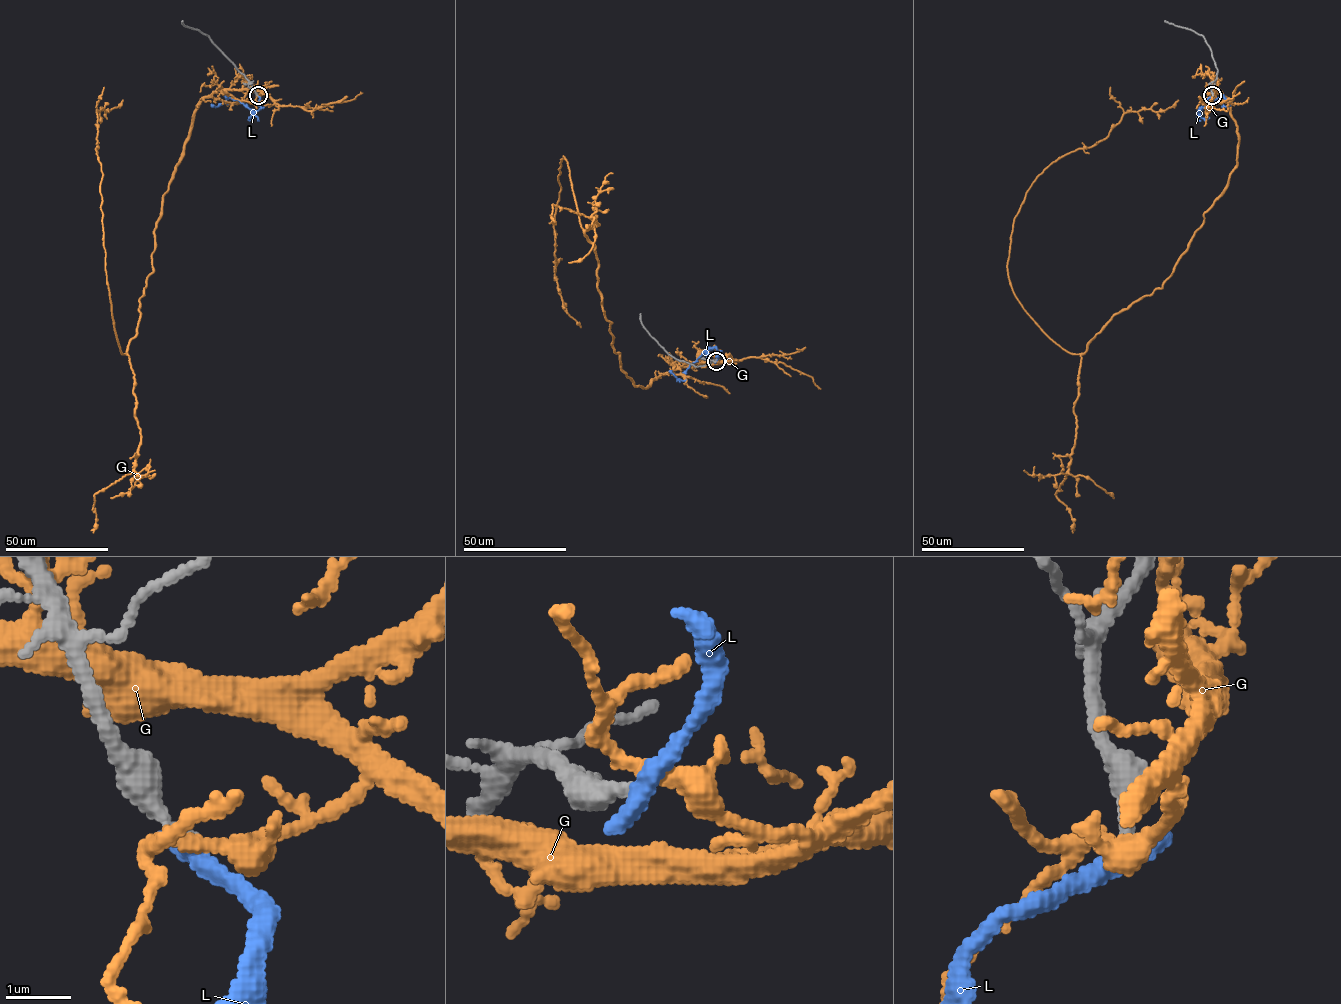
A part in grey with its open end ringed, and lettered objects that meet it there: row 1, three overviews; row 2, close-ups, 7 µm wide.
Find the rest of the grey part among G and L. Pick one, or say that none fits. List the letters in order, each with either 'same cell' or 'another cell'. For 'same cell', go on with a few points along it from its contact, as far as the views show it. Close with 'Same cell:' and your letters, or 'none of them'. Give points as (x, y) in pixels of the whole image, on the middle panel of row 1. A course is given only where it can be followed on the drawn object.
G: another cell
L: another cell
Same cell: none of them

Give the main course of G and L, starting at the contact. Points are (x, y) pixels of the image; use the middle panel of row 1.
G: (716, 361), (672, 369), (646, 387), (621, 369), (563, 156), (555, 279), (581, 327)
L: (716, 361), (719, 351), (707, 347), (690, 365), (685, 380), (669, 371)

